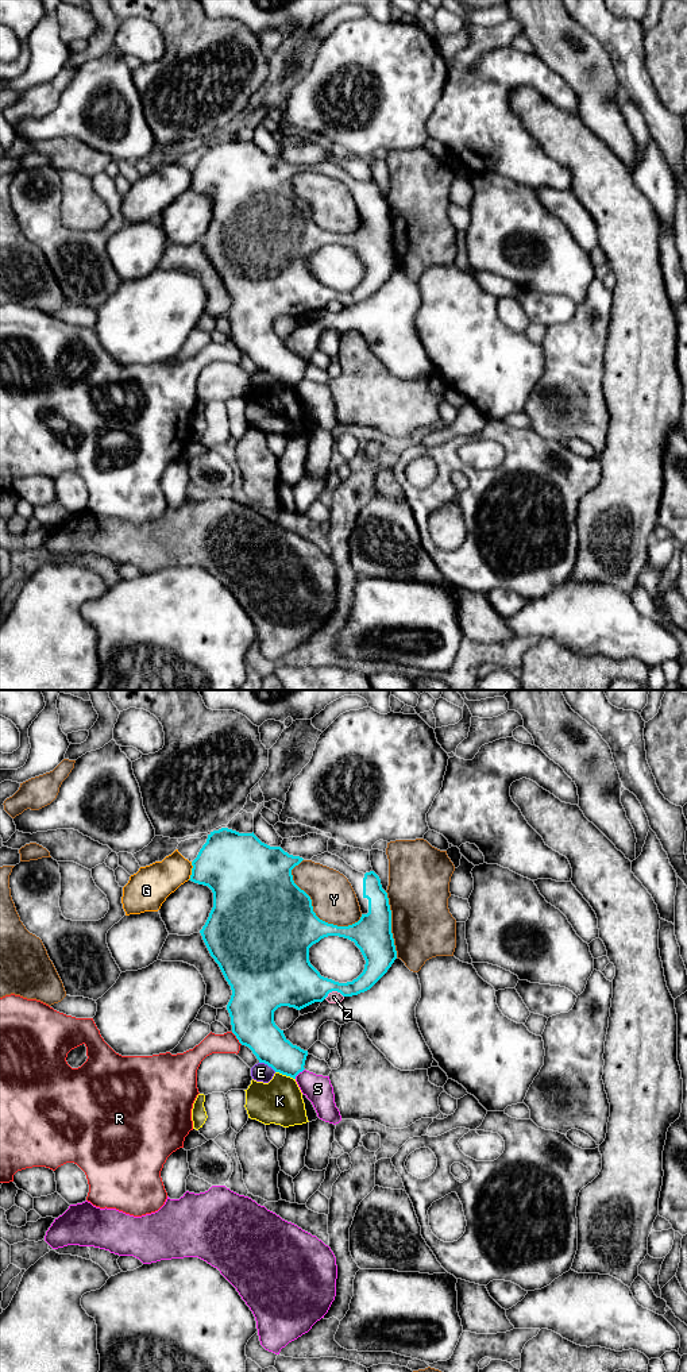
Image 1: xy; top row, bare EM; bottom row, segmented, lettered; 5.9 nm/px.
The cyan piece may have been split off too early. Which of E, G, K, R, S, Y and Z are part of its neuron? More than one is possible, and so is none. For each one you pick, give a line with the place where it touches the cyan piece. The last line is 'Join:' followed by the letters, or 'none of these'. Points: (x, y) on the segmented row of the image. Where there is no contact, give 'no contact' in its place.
Join: none of these

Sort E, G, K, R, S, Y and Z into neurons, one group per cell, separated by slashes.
E / G / K / R / S / Y / Z

